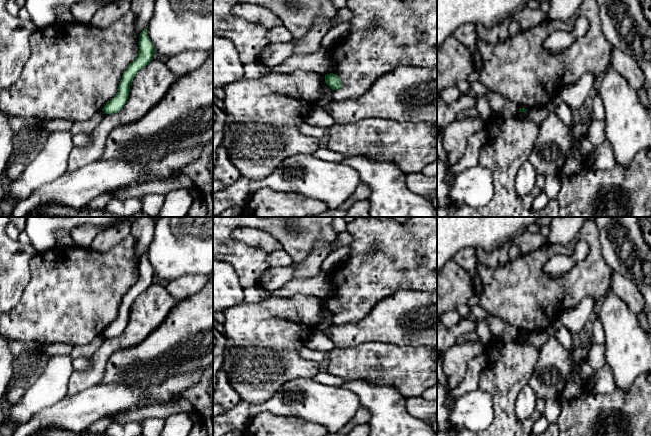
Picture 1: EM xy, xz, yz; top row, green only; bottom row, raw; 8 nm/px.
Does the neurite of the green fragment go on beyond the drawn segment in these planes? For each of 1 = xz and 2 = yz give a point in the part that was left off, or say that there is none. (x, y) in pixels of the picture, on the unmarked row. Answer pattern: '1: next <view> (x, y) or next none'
1: next none
2: next none

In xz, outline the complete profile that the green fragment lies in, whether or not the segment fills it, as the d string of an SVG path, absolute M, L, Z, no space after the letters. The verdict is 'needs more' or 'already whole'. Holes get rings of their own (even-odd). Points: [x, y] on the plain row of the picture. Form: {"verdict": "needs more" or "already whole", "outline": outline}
{"verdict": "already whole", "outline": "M336 298L325 299L325 306L333 315L342 312L342 305Z"}

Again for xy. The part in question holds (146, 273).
{"verdict": "already whole", "outline": "M147 251L140 257L138 269L139 275L137 282L130 287L127 293L124 295L116 320L108 325L102 332L102 335L105 338L117 337L124 331L129 320L130 309L134 301L142 292L152 285L155 273L147 258Z"}

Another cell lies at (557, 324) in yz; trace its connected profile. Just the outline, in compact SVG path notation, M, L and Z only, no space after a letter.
M557 317L553 324L546 331L550 336L554 336L562 326L562 321L559 317Z

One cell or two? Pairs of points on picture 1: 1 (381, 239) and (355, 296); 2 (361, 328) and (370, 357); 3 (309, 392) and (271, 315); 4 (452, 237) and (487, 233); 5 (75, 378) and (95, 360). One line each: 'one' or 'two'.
1: one
2: two
3: two
4: one
5: one

